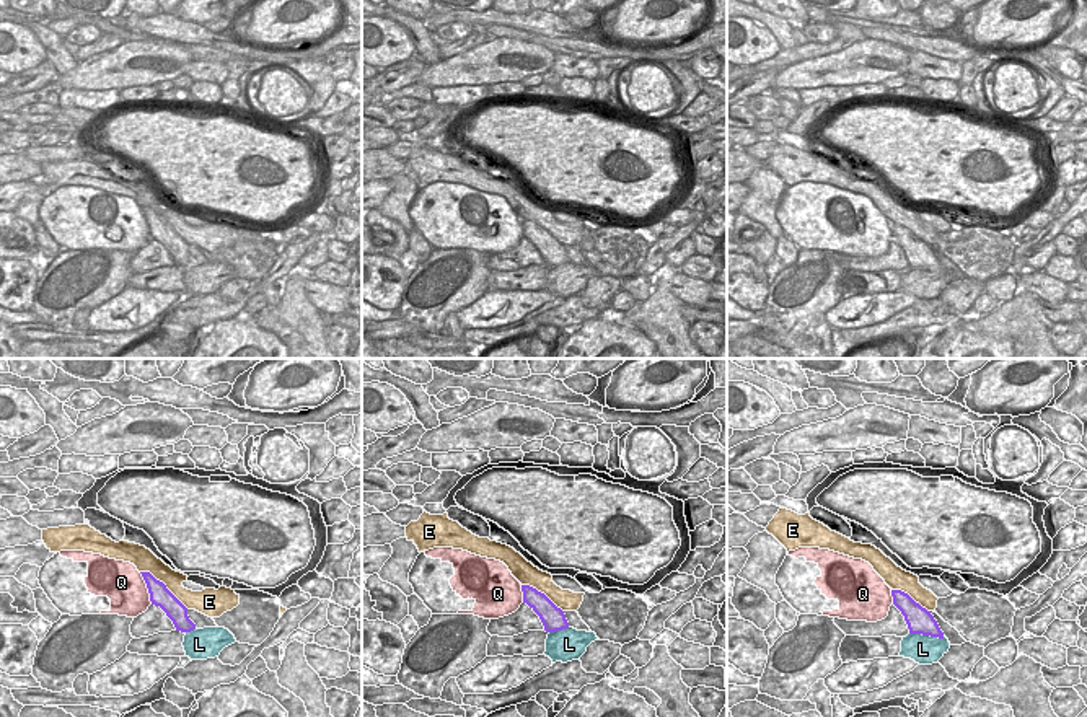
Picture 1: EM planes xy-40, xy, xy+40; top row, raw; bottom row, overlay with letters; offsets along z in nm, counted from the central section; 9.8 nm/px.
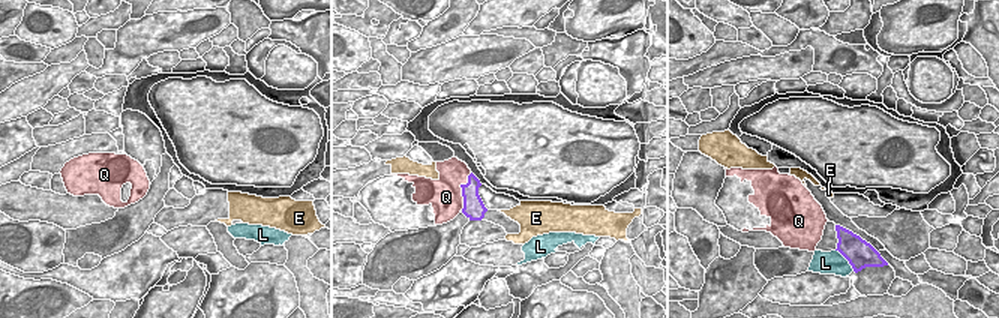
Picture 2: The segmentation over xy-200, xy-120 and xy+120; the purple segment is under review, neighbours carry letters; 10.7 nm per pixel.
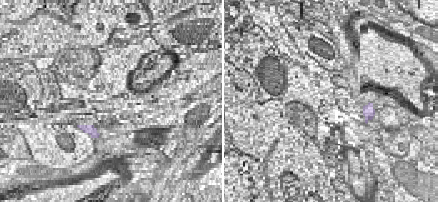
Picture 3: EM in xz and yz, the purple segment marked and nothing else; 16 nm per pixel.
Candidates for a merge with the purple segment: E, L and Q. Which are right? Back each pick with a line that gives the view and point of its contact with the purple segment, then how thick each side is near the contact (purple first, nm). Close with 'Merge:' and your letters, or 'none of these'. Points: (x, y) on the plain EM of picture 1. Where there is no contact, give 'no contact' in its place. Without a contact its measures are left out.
Merge: none of these

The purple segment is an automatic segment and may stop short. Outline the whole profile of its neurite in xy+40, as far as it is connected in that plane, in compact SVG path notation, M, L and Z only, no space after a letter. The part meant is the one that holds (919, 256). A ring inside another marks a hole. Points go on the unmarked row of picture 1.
M891 225L893 240L901 246L908 259L909 269L922 269L944 274L937 256L919 238L916 238L908 228L901 225Z

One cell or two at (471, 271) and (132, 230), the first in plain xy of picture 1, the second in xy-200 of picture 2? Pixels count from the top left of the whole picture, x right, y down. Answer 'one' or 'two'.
one

